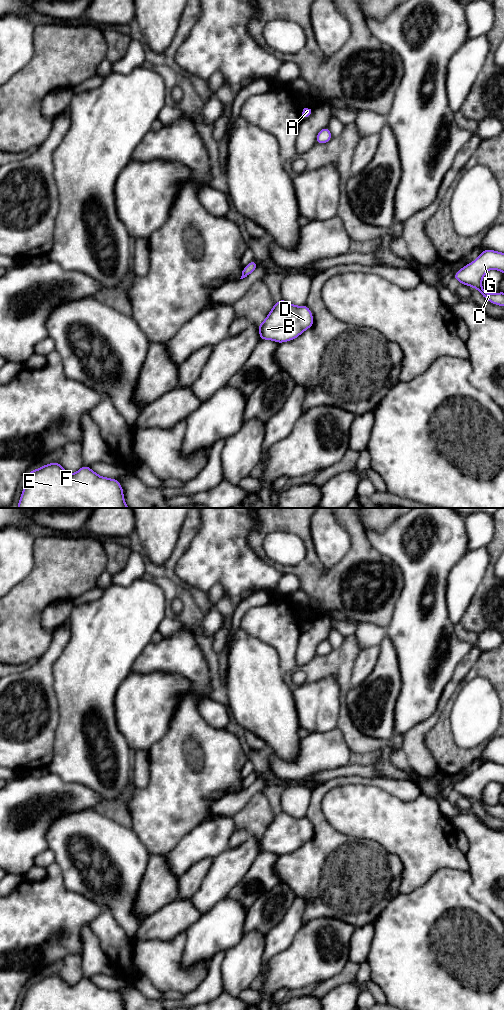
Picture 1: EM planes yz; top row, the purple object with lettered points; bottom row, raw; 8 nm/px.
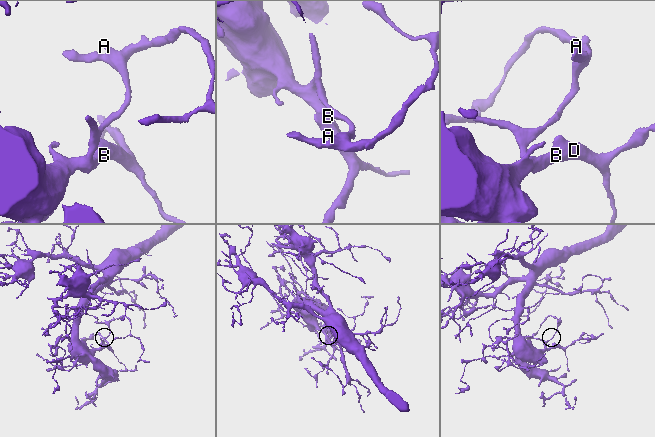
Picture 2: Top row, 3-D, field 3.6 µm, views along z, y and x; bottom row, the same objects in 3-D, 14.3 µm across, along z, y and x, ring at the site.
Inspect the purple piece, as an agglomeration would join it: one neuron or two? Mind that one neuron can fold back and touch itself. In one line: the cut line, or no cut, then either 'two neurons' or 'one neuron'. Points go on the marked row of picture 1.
no cut | one neuron

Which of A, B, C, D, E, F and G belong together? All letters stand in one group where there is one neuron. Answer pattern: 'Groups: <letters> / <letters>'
Groups: A B C D E F G

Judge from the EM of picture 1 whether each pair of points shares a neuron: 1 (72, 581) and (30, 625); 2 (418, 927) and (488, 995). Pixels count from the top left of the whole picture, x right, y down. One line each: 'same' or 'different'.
1: same
2: same

